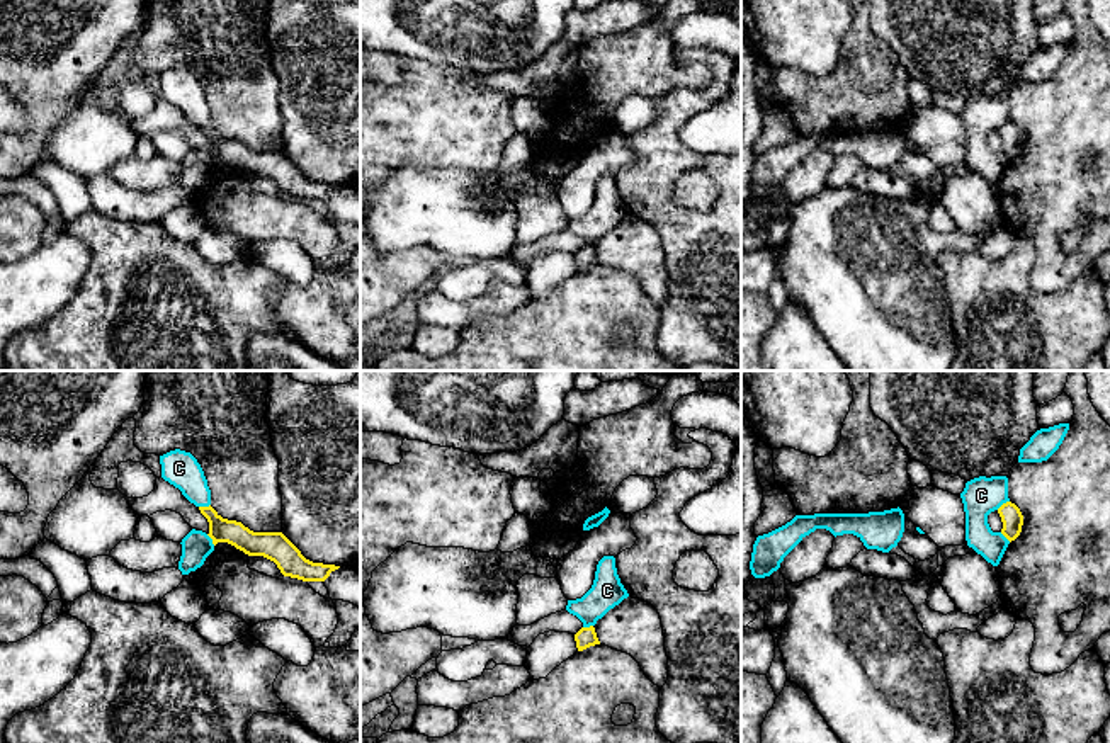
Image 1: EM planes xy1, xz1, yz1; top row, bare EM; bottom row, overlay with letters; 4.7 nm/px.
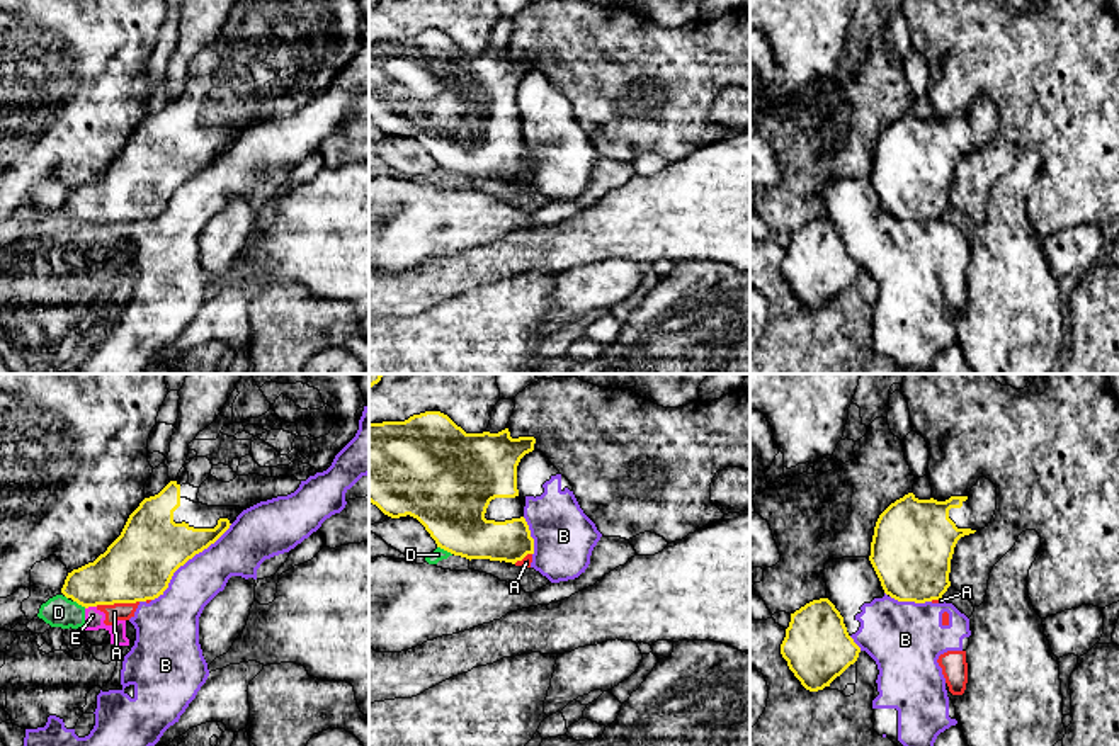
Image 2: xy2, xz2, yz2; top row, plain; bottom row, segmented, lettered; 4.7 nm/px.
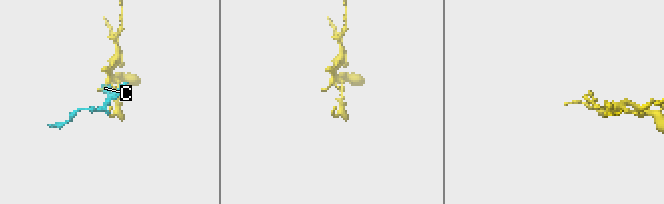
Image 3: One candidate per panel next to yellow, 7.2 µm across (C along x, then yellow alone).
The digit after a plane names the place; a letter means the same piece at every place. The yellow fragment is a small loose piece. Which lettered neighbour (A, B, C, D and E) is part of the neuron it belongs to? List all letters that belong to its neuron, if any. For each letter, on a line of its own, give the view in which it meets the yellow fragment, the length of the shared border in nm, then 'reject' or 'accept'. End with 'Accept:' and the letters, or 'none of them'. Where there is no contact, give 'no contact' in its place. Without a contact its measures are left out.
A: meets yellow in xy2; contact 200 nm long; reject
B: meets yellow in xy2; contact 550 nm long; reject
C: meets yellow in yz1; contact 80 nm long; reject
D: meets yellow in xz2; contact 80 nm long; reject
E: meets yellow in xy2; contact 60 nm long; reject
Accept: none of them

